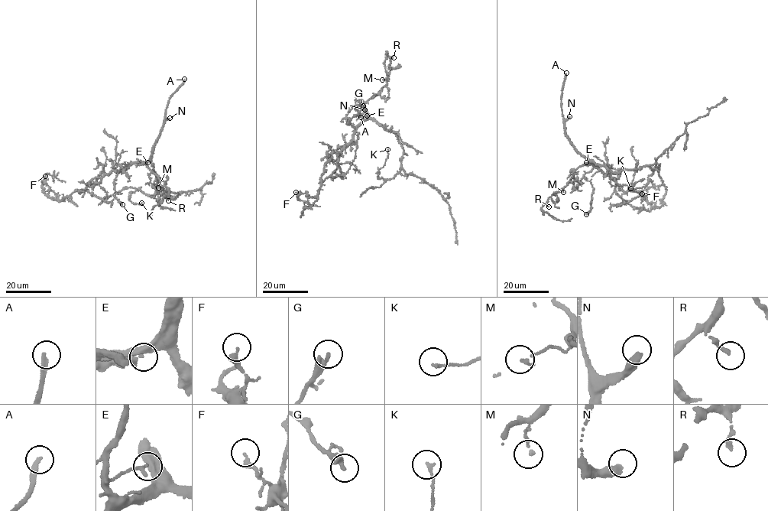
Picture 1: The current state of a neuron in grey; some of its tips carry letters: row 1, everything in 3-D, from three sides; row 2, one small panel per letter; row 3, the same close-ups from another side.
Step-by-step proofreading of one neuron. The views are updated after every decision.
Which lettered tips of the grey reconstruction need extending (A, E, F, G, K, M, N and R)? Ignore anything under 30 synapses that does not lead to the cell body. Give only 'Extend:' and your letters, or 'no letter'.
Extend: A, N

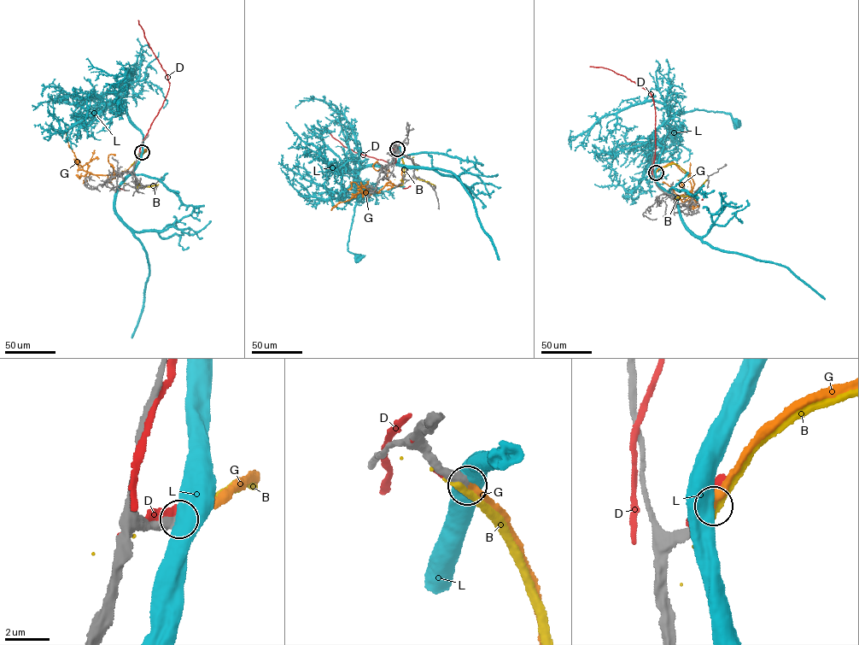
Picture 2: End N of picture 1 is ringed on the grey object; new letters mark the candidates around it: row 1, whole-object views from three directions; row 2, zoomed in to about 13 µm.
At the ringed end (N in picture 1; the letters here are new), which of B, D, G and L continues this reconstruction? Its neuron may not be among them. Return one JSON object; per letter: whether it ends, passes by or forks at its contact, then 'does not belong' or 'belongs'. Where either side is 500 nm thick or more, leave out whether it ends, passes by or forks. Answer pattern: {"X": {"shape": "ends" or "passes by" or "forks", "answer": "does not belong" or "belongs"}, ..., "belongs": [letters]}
{"B": {"answer": "does not belong"}, "D": {"answer": "does not belong"}, "G": {"shape": "ends", "answer": "belongs"}, "L": {"answer": "does not belong"}, "belongs": ["G"]}

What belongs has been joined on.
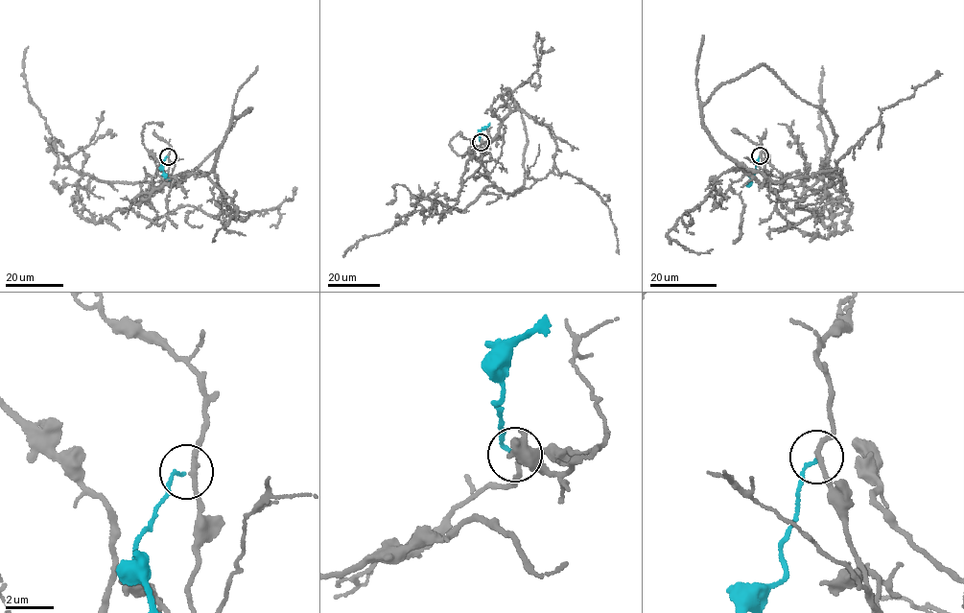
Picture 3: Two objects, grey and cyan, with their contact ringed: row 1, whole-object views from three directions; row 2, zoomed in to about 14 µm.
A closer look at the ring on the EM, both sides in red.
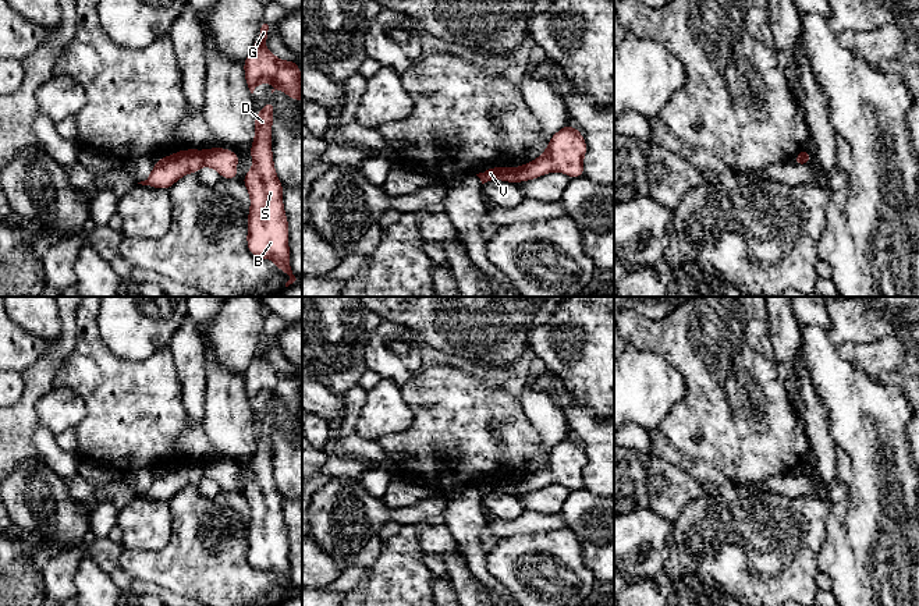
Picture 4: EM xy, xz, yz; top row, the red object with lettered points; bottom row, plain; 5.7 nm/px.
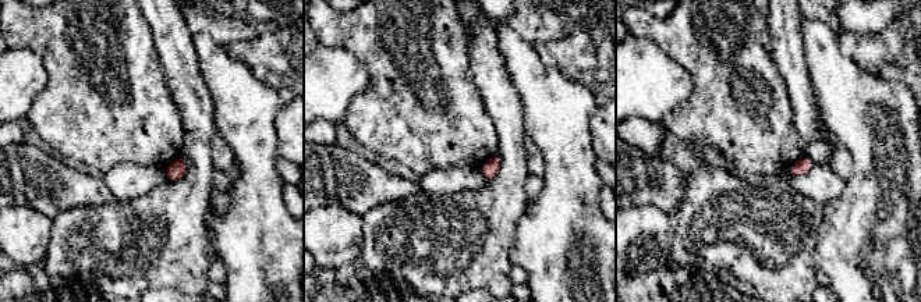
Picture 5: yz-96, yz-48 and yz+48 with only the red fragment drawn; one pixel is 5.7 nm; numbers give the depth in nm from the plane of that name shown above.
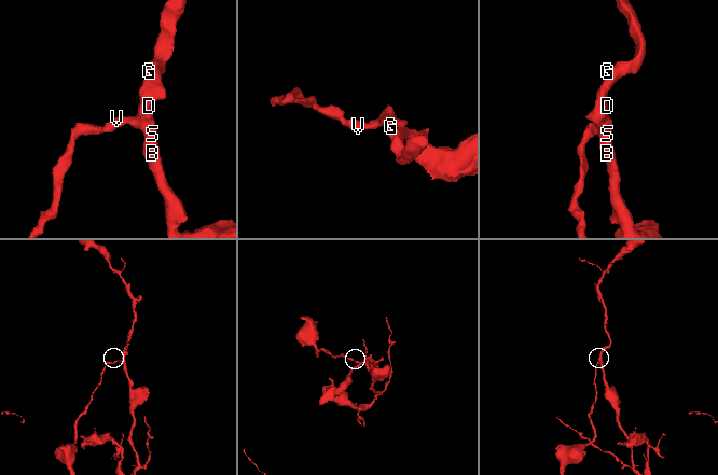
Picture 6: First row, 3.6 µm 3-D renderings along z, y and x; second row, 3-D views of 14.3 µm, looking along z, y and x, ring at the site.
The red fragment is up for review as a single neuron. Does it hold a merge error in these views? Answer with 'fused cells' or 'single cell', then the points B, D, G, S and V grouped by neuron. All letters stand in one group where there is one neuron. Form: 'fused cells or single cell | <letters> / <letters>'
fused cells | B D G S / V

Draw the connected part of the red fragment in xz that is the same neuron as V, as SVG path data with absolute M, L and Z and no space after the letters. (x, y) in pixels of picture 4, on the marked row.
M492 167L483 173L476 174L482 184L498 178L501 181L510 181L510 182L517 182L517 177L515 177L515 169L512 167Z

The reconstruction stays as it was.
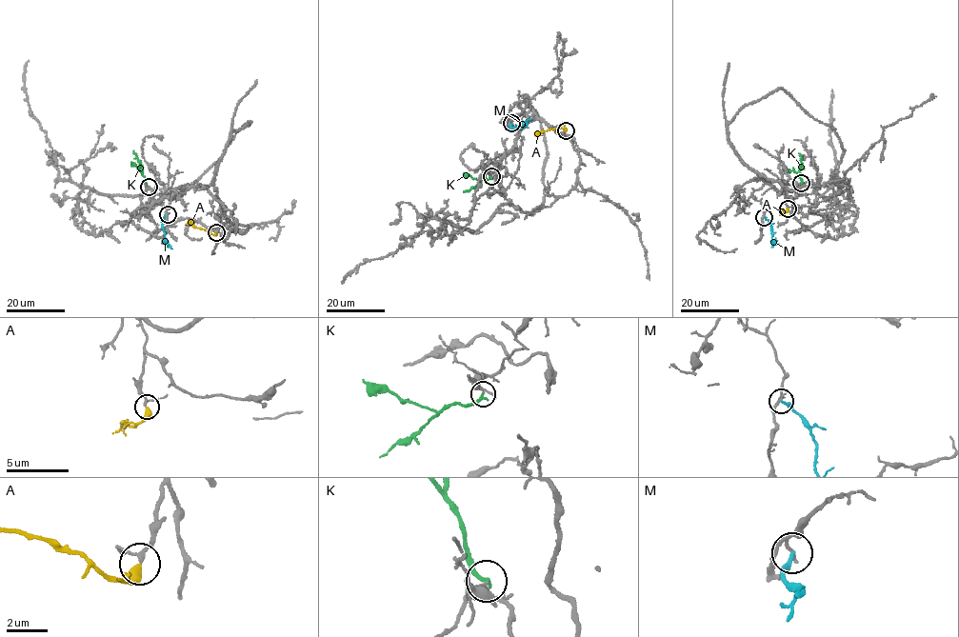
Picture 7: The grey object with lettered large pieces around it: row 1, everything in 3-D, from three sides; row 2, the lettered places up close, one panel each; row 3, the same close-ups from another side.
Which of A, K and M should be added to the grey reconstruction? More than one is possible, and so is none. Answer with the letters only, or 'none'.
A

